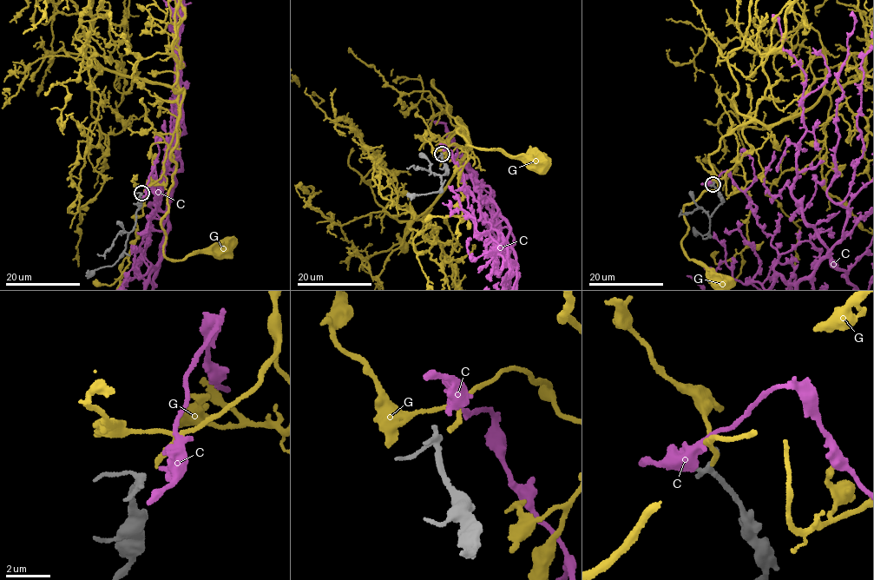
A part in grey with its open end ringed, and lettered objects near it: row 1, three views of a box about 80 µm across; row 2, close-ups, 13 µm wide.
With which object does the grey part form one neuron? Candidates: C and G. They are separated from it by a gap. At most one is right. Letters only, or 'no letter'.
G

